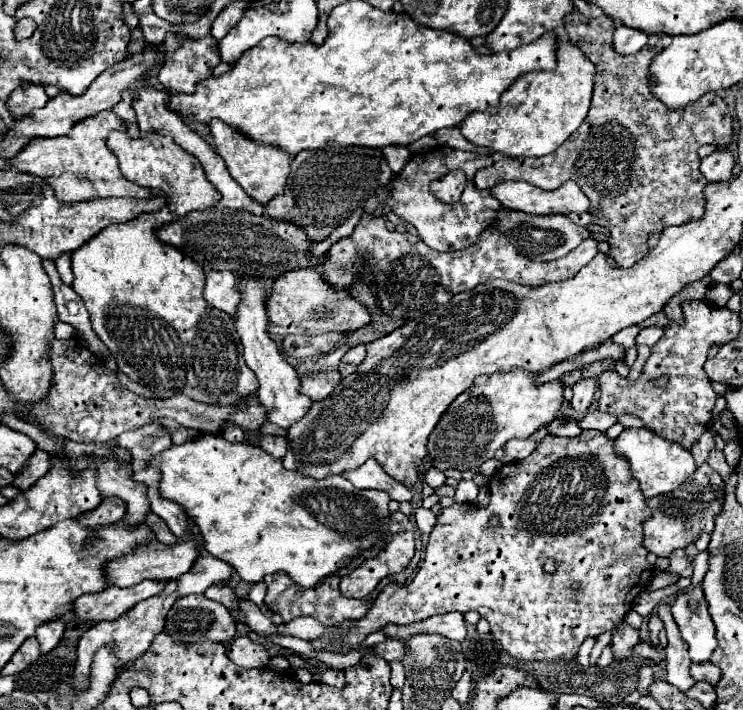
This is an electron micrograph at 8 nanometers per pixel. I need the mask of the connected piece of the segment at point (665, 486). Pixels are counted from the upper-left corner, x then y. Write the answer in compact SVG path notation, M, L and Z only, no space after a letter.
M624 429L614 439L614 453L628 461L630 473L640 483L640 491L646 499L674 491L696 471L696 463L688 449L676 441L662 439L648 429Z

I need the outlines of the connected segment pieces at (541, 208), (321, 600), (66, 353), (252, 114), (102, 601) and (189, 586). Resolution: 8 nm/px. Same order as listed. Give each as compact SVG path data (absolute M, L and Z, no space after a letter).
M504 181L496 185L490 193L500 201L502 207L524 211L530 215L584 213L590 205L588 197L574 181L566 181L556 191L542 191L528 181Z
M274 573L274 575L268 575L264 577L264 583L268 585L268 593L266 593L266 607L272 611L272 613L280 613L284 623L296 619L296 617L314 617L318 619L322 625L338 625L346 619L360 619L368 613L370 609L370 601L376 599L376 595L380 591L374 591L372 595L368 595L366 599L348 599L340 593L338 589L338 583L340 583L340 575L328 575L328 579L320 581L320 585L316 587L310 587L310 589L304 589L300 585L296 585L290 577L286 577L286 573Z
M72 337L68 341L54 339L50 347L50 359L54 367L52 391L46 401L38 403L32 409L32 415L40 419L36 421L40 427L48 429L54 435L60 435L62 439L80 443L110 443L124 431L138 429L162 417L170 417L182 427L210 435L218 435L226 427L236 425L244 431L248 443L256 447L260 445L260 427L268 421L268 415L264 413L264 405L260 405L260 399L256 395L246 398L240 409L231 405L198 403L184 395L174 395L170 399L144 399L122 387L116 373L106 369L95 353L87 349L83 341L78 341L78 337Z
M348 1L334 7L328 29L330 35L320 47L314 43L290 45L278 37L266 37L260 45L248 49L232 71L200 81L196 93L170 95L170 111L192 117L202 125L220 119L252 141L272 145L290 155L298 155L304 149L354 145L370 149L388 145L408 147L424 135L446 127L458 127L472 111L496 107L500 95L518 77L536 69L556 67L556 37L552 33L546 33L530 45L520 45L510 53L478 55L460 35L428 29L414 23L408 15L394 15L394 11L384 13L364 1Z
M142 581L128 589L108 585L108 589L104 589L100 593L86 593L86 595L78 597L72 611L84 623L114 621L120 615L124 615L128 609L132 609L136 603L160 593L160 589L164 589L164 585L166 585L166 581Z
M196 537L196 545L200 545L200 559L196 559L196 565L188 573L184 573L184 577L178 577L180 597L190 593L204 593L210 585L230 579L232 573L232 567L228 563L206 553L202 537Z

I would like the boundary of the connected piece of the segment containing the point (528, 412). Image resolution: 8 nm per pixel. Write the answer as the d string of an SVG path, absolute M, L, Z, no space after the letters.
M516 369L512 373L476 377L474 385L456 401L452 401L448 413L440 417L436 429L430 433L430 465L438 471L476 471L484 461L492 459L494 453L502 449L510 439L526 439L540 427L550 425L564 401L564 385L562 381L552 381L538 387L534 385L534 377L534 373L522 369Z

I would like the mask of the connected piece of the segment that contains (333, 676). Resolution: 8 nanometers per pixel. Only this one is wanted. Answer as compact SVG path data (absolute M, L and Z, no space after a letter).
M322 669L322 683L342 689L342 687L346 685L346 679L344 679L344 673L342 673L342 671L336 671L336 669Z

